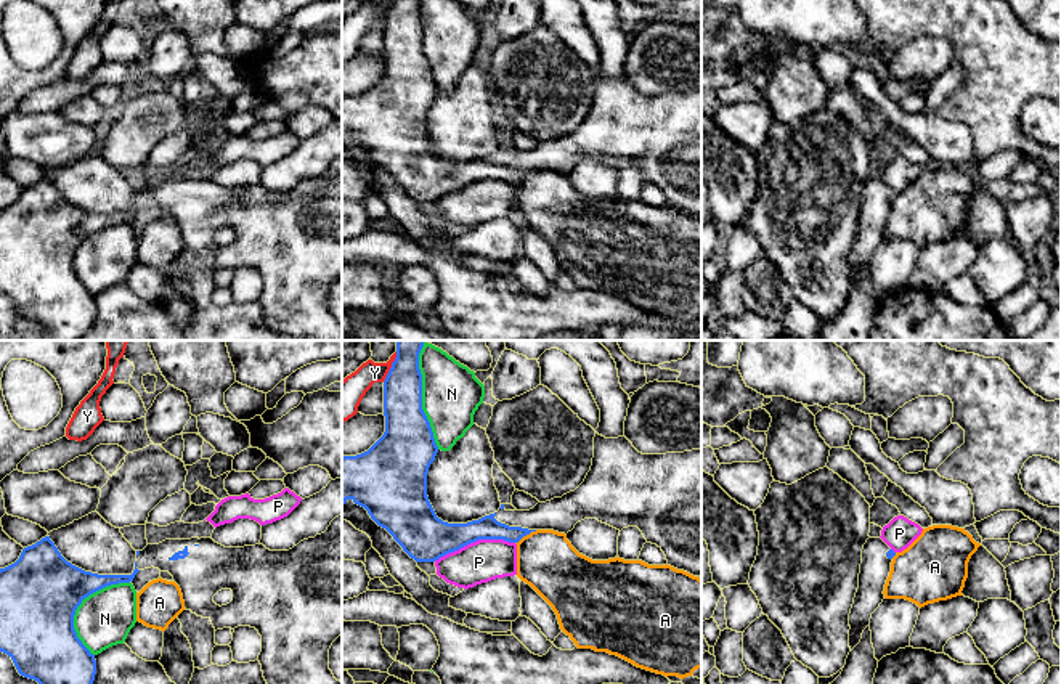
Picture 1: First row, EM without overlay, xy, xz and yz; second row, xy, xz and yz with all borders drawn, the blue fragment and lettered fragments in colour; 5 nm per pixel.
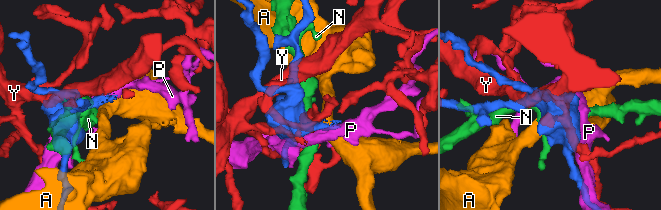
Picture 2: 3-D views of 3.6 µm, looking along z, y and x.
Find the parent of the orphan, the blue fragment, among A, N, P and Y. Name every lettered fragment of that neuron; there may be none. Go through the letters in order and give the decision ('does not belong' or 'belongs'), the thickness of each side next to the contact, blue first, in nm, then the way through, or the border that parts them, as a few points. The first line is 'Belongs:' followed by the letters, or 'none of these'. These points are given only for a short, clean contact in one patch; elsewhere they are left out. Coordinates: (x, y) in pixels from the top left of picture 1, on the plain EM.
Belongs: none of these
A: does not belong; calibres 120 and 300 nm; border xz (536, 170), (524, 175), (516, 183)
N: does not belong; calibres 400 and 280 nm
P: does not belong; calibres 240 and 220 nm
Y: does not belong; calibres 200 and 160 nm

